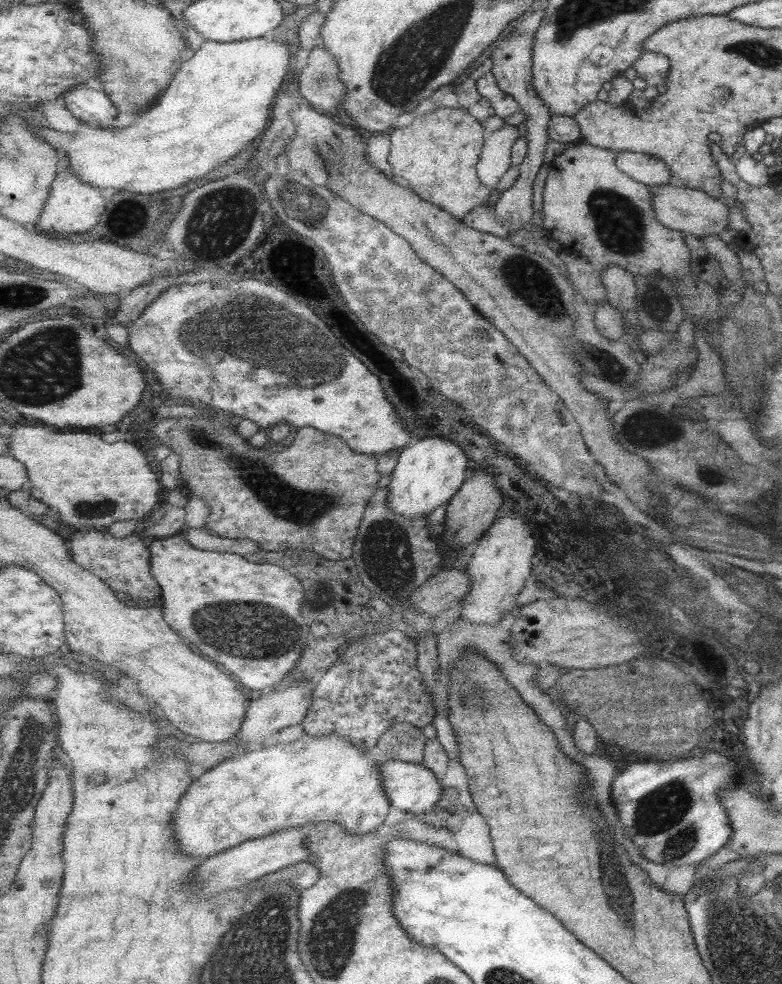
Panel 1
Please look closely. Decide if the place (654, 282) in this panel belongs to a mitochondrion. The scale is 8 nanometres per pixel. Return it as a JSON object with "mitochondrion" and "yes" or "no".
{"mitochondrion":"yes"}

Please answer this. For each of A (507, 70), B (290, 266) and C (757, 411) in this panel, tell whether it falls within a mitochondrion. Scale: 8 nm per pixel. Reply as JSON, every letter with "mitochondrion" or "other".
{"A":"other","B":"other","C":"other"}

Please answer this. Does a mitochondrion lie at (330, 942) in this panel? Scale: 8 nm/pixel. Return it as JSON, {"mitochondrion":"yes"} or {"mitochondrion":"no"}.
{"mitochondrion":"yes"}

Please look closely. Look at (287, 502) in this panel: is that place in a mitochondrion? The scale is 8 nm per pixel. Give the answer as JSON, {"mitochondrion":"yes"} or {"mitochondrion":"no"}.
{"mitochondrion":"yes"}

